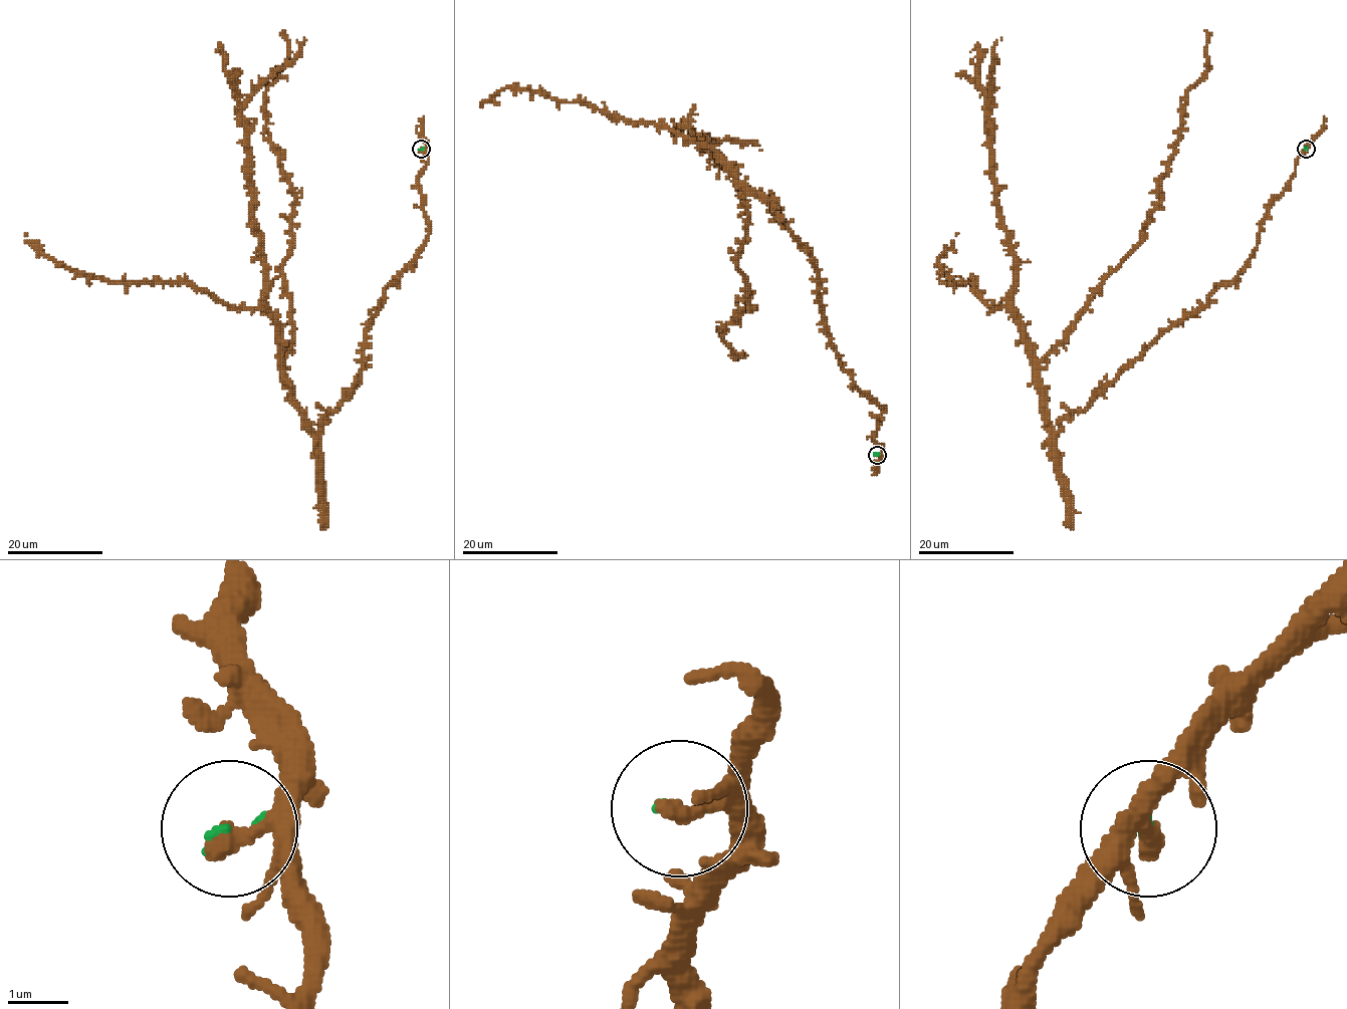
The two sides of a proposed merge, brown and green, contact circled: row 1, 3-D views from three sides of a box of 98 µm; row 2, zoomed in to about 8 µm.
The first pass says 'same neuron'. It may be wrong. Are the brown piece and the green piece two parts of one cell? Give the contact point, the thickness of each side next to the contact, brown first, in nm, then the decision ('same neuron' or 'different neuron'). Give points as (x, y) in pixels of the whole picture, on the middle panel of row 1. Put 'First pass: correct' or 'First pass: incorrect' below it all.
(877, 455) | 240/90 nm | different neuron
First pass: incorrect

